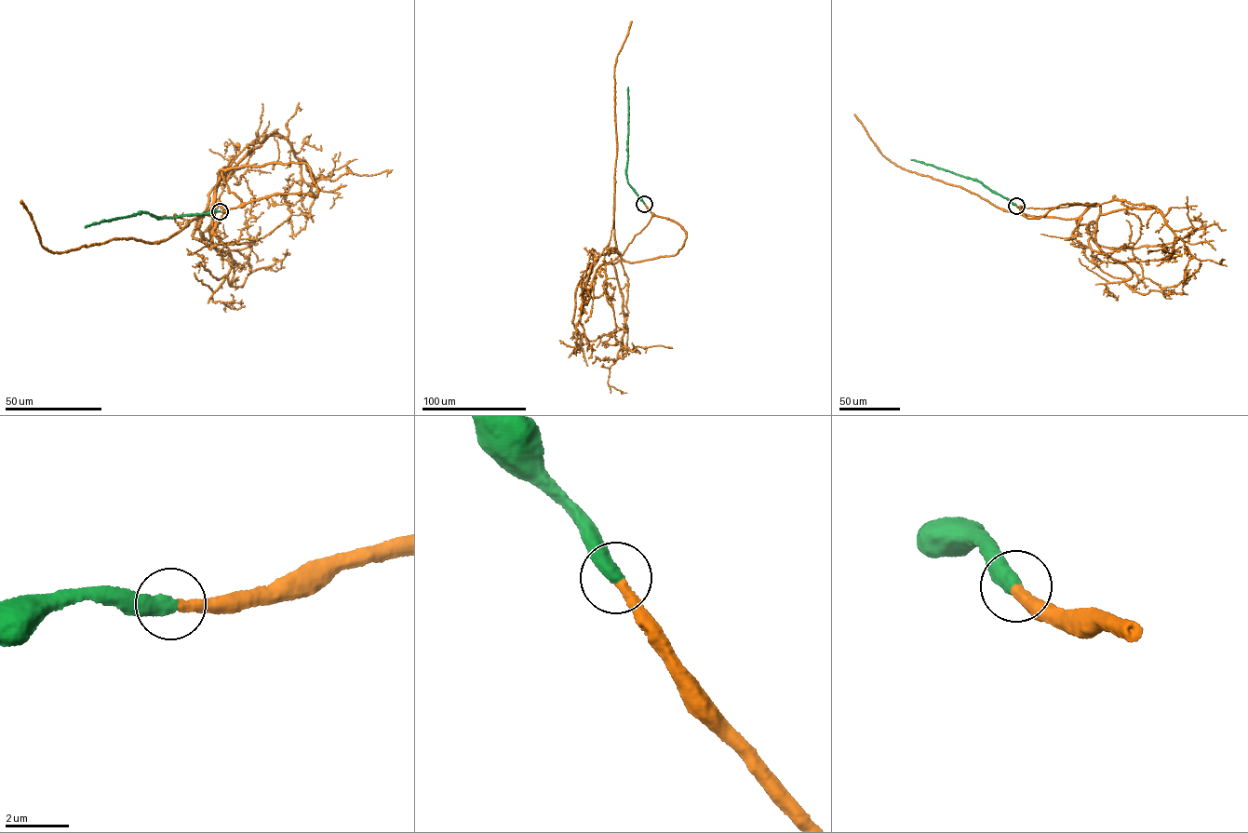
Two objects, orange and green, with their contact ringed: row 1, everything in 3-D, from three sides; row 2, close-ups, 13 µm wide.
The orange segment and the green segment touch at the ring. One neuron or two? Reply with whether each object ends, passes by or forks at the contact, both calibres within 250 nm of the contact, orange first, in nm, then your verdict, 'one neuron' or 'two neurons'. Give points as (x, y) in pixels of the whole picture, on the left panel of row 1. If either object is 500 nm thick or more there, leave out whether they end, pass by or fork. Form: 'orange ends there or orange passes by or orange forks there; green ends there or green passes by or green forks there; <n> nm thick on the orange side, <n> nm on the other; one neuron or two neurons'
320 nm thick on the orange side, 500 nm on the other; one neuron

